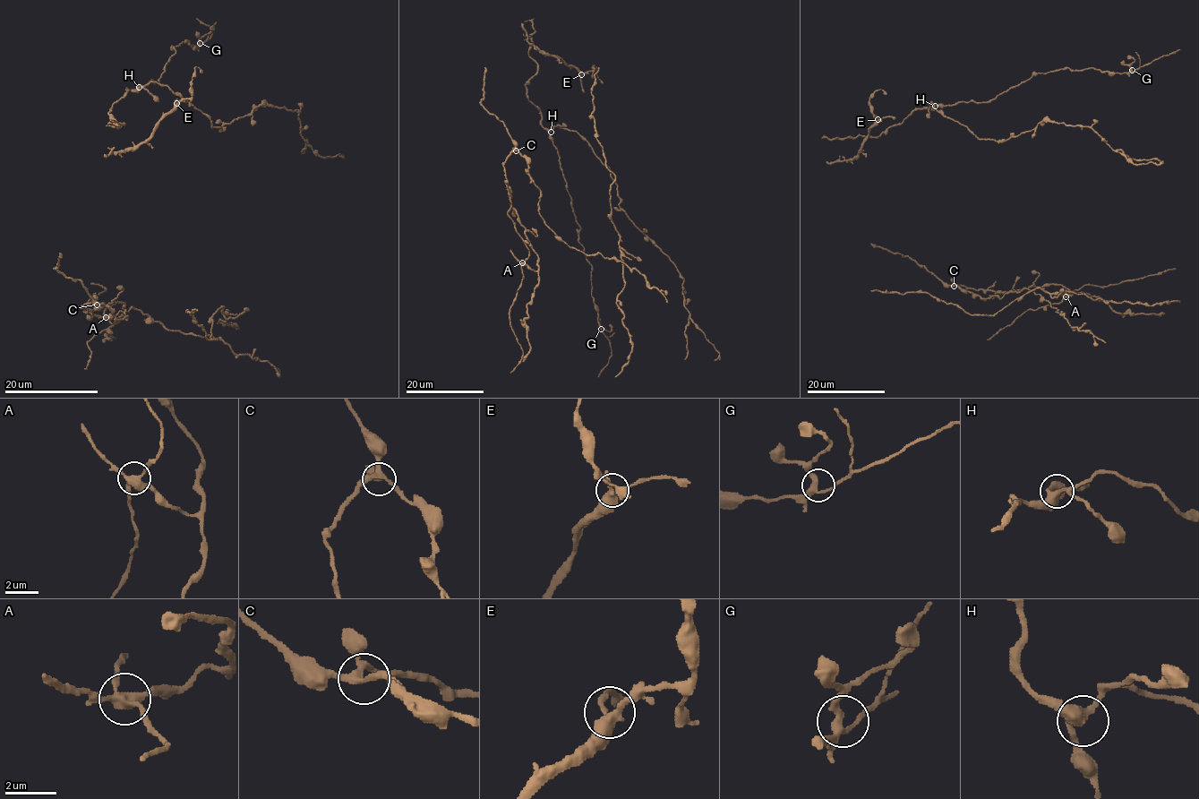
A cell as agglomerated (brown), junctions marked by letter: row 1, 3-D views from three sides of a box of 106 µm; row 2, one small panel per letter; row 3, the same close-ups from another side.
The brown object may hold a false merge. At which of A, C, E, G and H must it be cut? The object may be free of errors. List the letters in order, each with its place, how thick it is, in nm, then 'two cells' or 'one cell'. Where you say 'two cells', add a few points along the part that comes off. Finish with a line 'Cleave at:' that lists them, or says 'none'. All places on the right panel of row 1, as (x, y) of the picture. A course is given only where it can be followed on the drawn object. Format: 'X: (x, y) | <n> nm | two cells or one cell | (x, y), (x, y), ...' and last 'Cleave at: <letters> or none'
A: (1066, 296) | 340 nm | two cells | (1066, 296), (1085, 285), (1102, 287), (1176, 268)
C: (954, 286) | 240 nm | one cell
E: (877, 119) | 360 nm | one cell
G: (1132, 70) | 280 nm | one cell
H: (935, 106) | 340 nm | one cell
Cleave at: A

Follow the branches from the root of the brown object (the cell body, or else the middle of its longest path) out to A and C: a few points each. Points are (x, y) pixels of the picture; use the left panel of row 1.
A: (60, 253), (55, 268), (78, 279), (96, 302), (85, 309), (124, 303), (124, 311), (105, 317)
C: (60, 253), (58, 265), (55, 268), (67, 277), (78, 279), (97, 304)

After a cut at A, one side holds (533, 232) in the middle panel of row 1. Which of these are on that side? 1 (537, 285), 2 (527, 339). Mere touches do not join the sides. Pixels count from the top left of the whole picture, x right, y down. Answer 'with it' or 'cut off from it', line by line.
1: with it
2: with it

